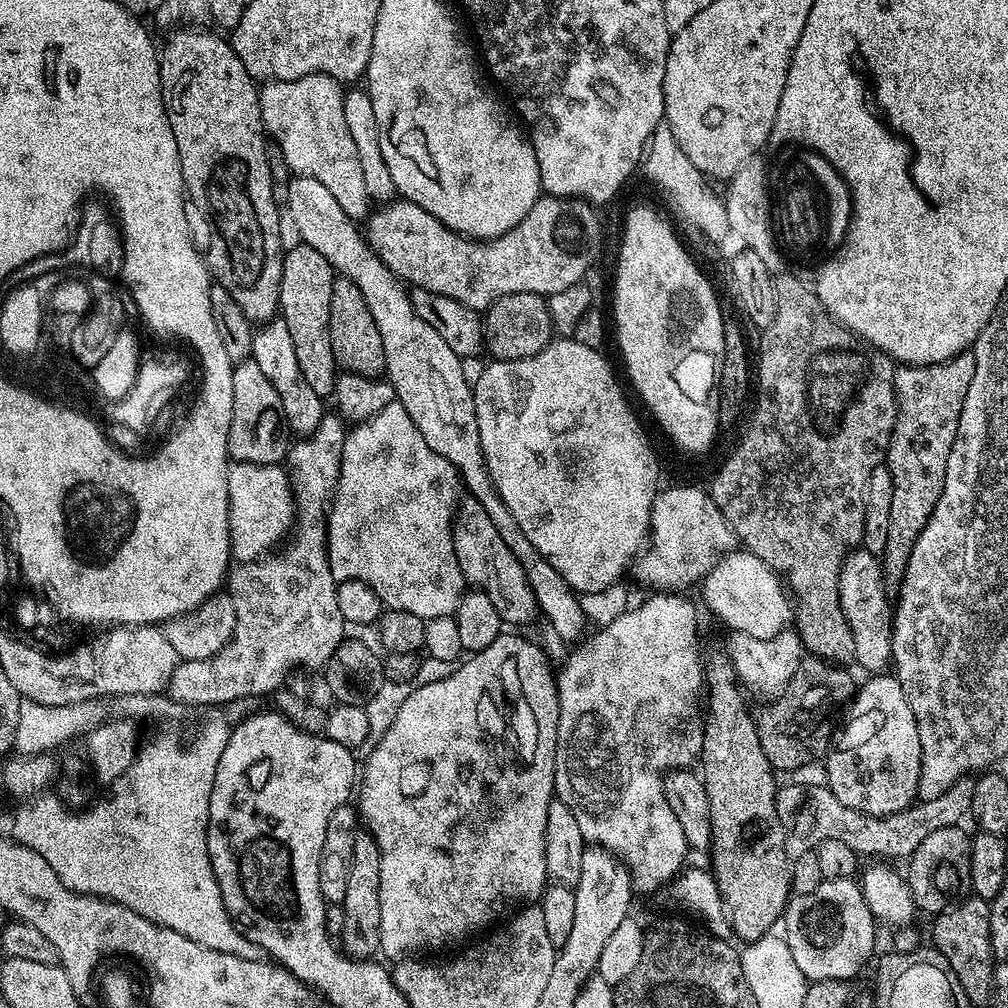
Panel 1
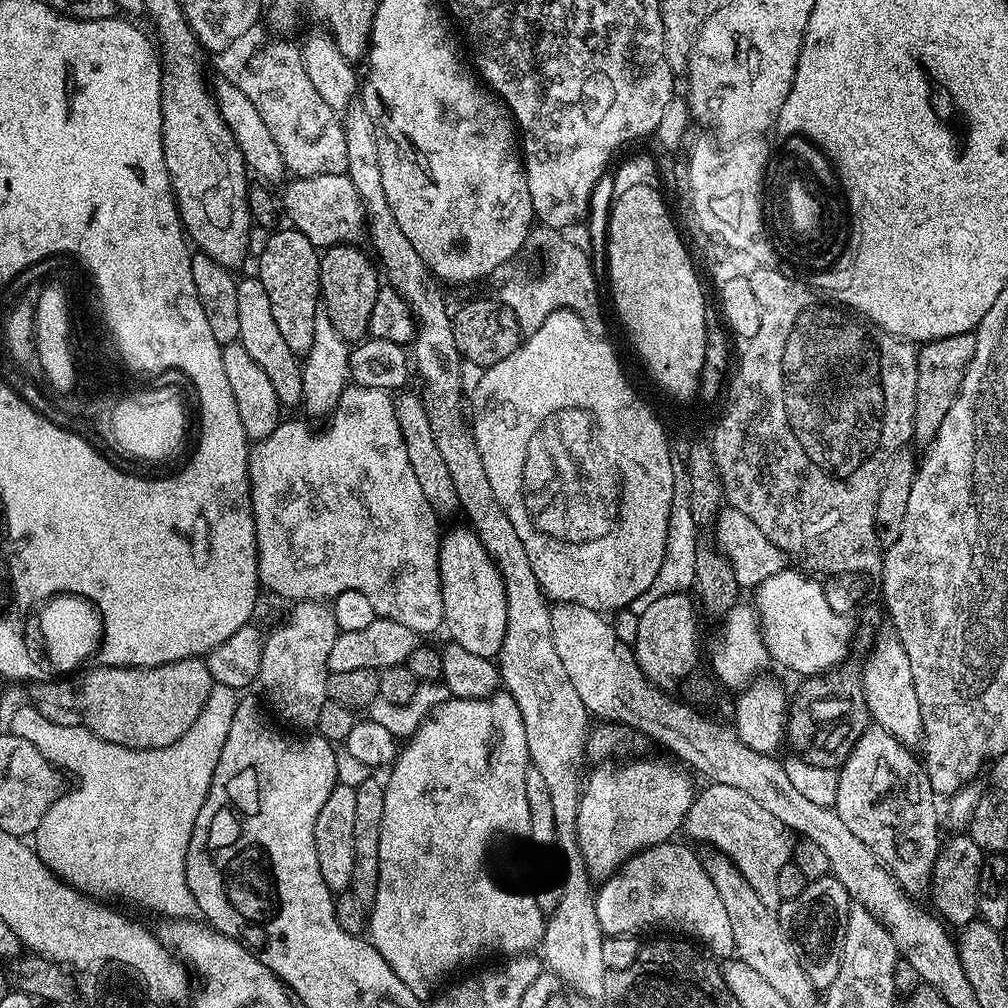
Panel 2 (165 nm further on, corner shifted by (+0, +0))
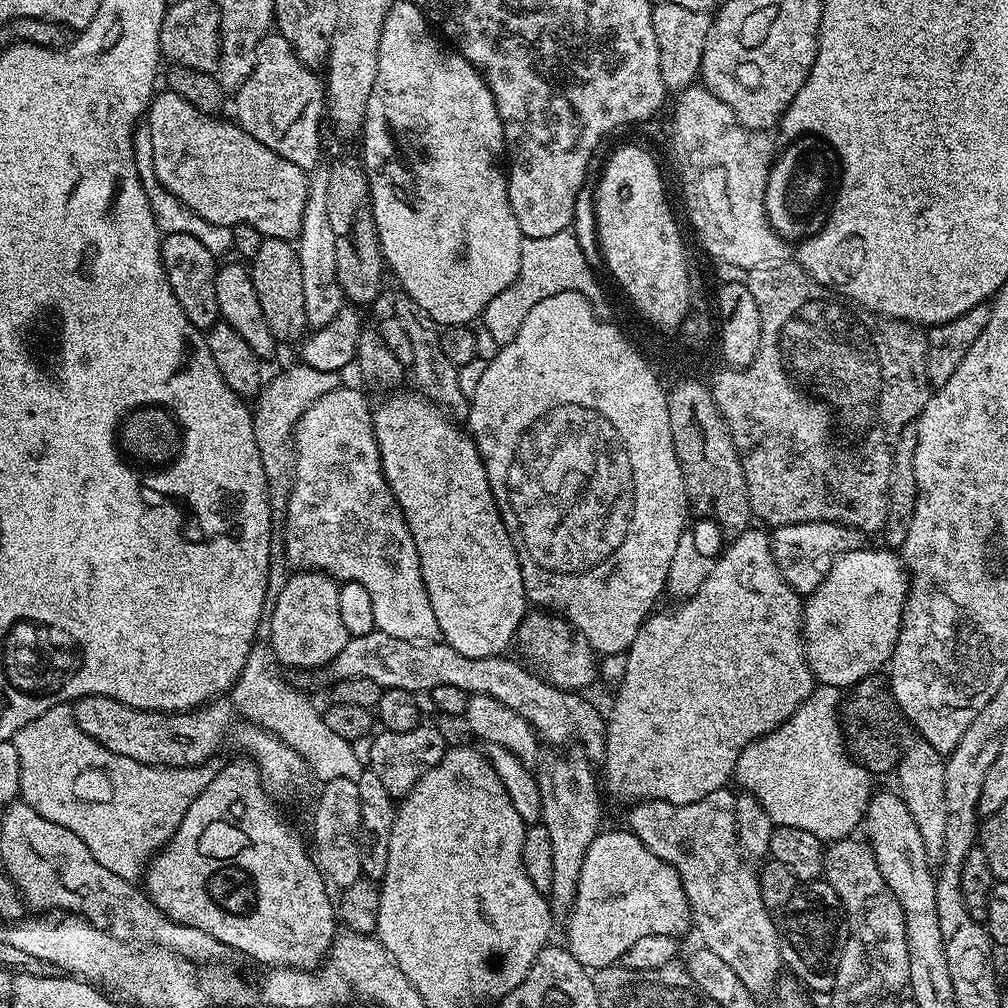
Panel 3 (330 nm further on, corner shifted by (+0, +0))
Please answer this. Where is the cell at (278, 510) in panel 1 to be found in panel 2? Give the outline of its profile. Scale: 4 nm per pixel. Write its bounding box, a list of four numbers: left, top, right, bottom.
[248,384,444,633]

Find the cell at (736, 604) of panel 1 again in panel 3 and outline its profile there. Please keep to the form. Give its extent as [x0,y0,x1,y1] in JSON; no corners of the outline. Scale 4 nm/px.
[803,546,908,690]

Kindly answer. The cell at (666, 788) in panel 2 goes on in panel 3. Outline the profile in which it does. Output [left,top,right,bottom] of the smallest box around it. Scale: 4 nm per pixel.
[602,526,804,804]

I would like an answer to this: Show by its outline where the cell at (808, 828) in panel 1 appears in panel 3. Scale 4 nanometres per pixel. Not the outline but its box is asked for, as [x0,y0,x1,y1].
[627,786,782,994]

